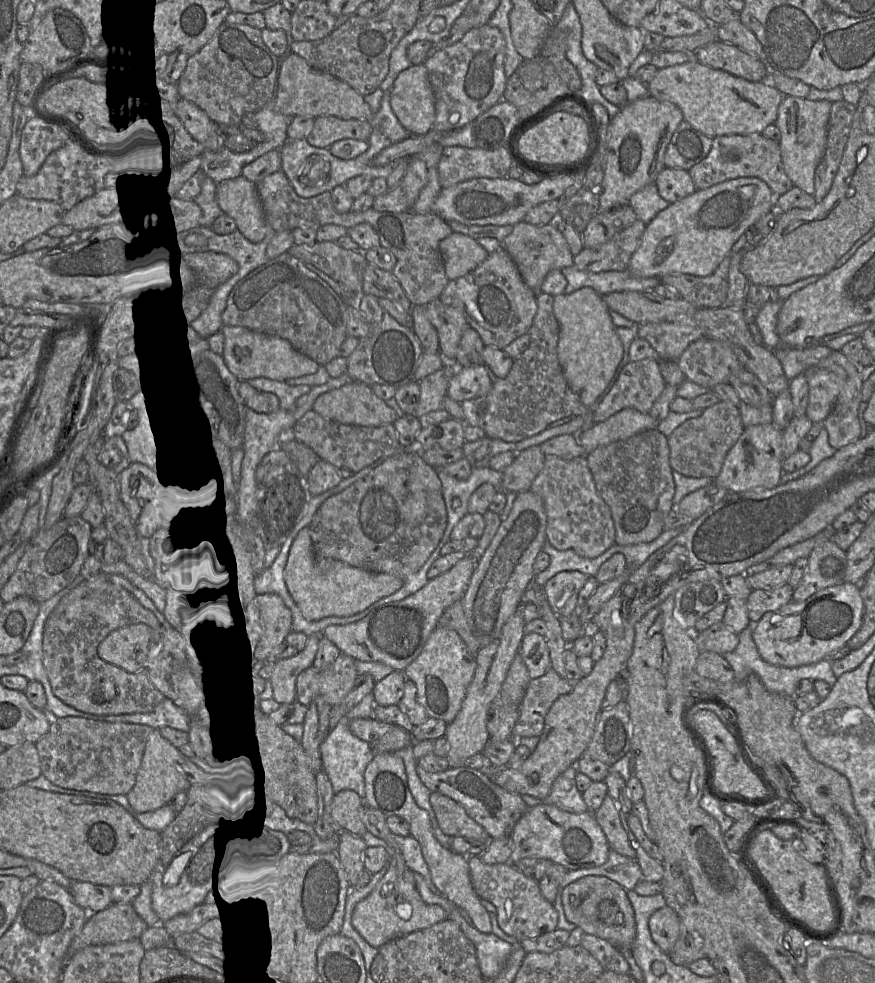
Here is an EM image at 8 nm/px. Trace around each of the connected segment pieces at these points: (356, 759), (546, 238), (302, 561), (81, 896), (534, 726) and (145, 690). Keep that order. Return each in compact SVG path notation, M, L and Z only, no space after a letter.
M372 692L367 694L360 703L339 720L337 725L329 731L320 745L323 770L329 778L334 794L342 790L352 790L363 800L366 796L364 773L374 755L371 750L371 745L359 739L350 731L349 722L356 718L372 718L375 704Z
M521 221L514 225L513 231L505 237L502 245L516 264L524 282L536 294L549 271L574 265L574 255L564 235L554 223L533 225Z
M309 526L299 531L291 545L284 580L294 602L309 621L352 616L395 593L404 584L404 580L391 574L366 571L336 560L315 559Z
M72 881L68 888L77 905L89 913L104 910L113 903L111 887L91 882Z
M550 668L543 676L531 679L519 705L519 718L511 739L540 737L545 717L552 704L562 695L570 693L577 681L562 678Z
M99 575L86 579L64 596L47 618L43 634L43 665L51 682L54 694L66 704L90 714L123 715L149 713L166 696L151 682L147 672L128 672L125 669L103 660L98 654L100 643L114 630L144 623L153 630L151 636L150 658L155 659L163 647L164 630L167 620L160 612L144 607L131 593L113 584L109 575Z

